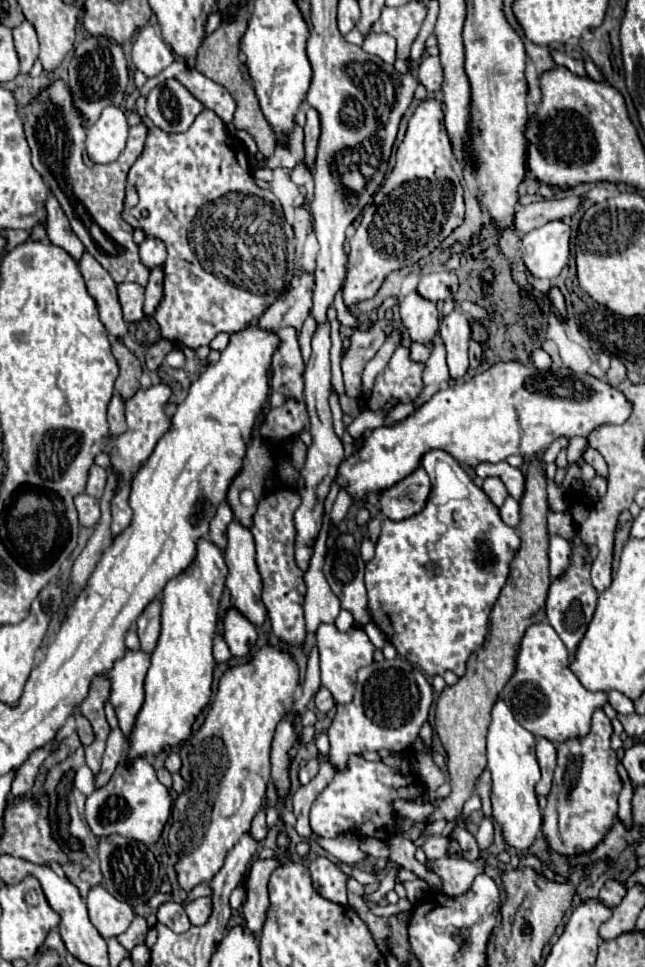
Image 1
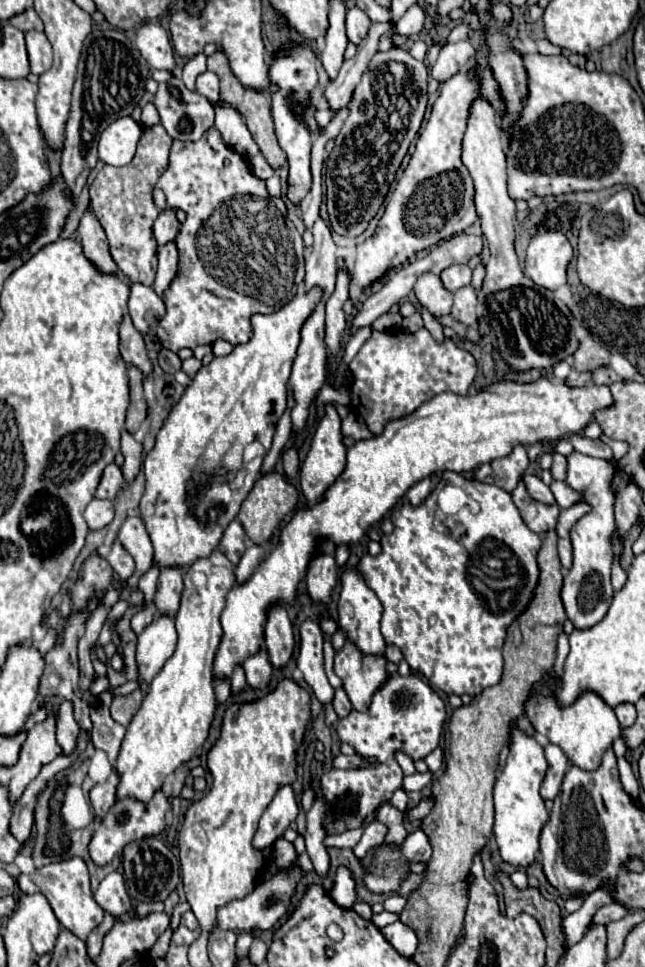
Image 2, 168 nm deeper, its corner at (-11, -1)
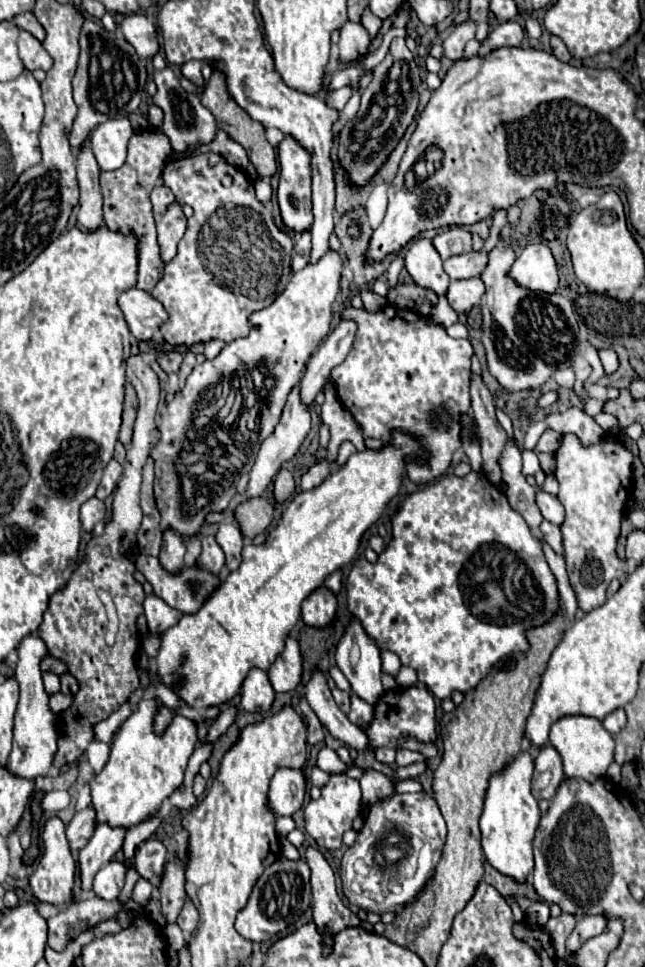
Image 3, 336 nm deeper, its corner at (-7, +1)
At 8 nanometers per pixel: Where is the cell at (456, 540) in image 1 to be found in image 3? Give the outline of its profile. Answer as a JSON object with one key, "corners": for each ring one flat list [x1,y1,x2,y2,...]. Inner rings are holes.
{"corners":[[447,473,443,477,439,477,437,481,429,483,427,487,423,487,421,491,413,493,415,499,405,499,401,509,397,511,397,515,393,517,393,537,389,541,389,545,385,547,385,551,379,555,379,559,375,563,369,563,365,557,359,557,353,567,351,573,347,577,347,605,349,605,349,613,351,617,357,617,363,631,375,639,375,643,379,645,379,649,387,649,399,655,401,665,413,667,419,675,419,681,427,685,427,689,437,697,437,699,449,699,453,691,469,691,473,689,485,675,487,671,499,663,503,658,517,653,517,651,527,651,529,649,529,641,525,637,527,629,533,627,541,627,545,623,549,623,557,613,561,613,561,597,557,591,557,581,555,575,551,573,541,543,537,541,537,537,531,533,531,529,527,527,527,523,523,521,523,517,519,517,519,513,515,513,507,501,507,497,485,479,483,473,467,473,465,477,457,477,453,473]]}

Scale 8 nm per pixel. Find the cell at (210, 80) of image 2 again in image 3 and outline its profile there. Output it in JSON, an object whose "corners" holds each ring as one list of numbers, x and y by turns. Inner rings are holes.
{"corners":[[187,61,181,65,181,73,185,79,189,79,195,85,201,85,203,83,203,77,201,77,201,63,199,61]]}

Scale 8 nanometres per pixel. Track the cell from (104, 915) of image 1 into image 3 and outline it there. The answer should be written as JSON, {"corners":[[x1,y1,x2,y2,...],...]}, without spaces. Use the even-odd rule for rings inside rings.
{"corners":[[109,861,93,879,95,895,103,899,117,899,125,883,125,865,121,861]]}

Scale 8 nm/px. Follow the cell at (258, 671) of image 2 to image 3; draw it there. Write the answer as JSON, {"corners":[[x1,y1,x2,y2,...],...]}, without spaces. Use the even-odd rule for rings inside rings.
{"corners":[[251,669,241,689,241,707,249,713,269,711,273,699,275,699,275,691,271,689,267,673,261,669]]}

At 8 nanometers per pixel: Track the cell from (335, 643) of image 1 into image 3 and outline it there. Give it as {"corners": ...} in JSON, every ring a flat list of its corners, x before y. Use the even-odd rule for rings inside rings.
{"corners":[[351,697,351,711,349,711,349,721,355,723,361,731,365,731,371,721,373,721,373,707,367,705,365,701,359,701,359,697]]}

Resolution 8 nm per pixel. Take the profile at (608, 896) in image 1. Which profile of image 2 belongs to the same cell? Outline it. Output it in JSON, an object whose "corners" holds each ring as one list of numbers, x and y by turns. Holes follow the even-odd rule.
{"corners":[[615,901,615,903,603,905,603,907,601,907,601,909,595,913,593,923,603,923,603,925,607,925,607,923,611,923,611,921,623,919,627,913,629,913,629,909,627,909,623,903]]}

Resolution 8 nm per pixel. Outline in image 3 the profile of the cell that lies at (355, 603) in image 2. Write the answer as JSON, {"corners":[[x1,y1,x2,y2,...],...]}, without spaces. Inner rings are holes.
{"corners":[[351,621,337,647,337,667,351,683,351,691,365,703,375,705,383,697,381,653,375,641]]}

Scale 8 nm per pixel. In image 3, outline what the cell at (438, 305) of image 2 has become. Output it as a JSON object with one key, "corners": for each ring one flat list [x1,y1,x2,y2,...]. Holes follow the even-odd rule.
{"corners":[[415,239,409,245,409,251,405,255,405,267,413,281,425,289,435,291,437,295,447,293,449,277,443,271,441,257,437,249,433,247,431,239]]}

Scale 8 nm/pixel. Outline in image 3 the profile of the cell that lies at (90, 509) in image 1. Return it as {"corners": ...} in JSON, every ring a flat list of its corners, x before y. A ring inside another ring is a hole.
{"corners":[[91,497,87,503,81,505,81,527,87,533,93,533,97,523,105,519,105,503,97,497]]}

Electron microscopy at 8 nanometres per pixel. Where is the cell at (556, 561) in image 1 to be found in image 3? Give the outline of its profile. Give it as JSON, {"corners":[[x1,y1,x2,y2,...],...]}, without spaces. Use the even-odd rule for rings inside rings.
{"corners":[[549,521,541,523,541,533,545,537,545,541,553,547,553,551,557,555,563,555,563,543,561,543,561,529]]}

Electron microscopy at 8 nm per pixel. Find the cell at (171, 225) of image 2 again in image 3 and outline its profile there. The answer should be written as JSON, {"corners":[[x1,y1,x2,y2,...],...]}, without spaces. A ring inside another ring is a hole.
{"corners":[[163,183,155,185,155,189,151,191,153,211,155,211,155,213,163,213,163,209,167,209,167,205,171,205,171,201,175,201,175,195,171,193,171,189,165,187]]}

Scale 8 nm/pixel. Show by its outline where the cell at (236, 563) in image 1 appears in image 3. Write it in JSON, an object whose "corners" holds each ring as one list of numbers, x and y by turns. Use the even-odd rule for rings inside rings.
{"corners":[[287,637,285,651,277,657,277,661,269,667,269,681,277,693,293,691,303,675,303,659,299,651,299,643]]}

